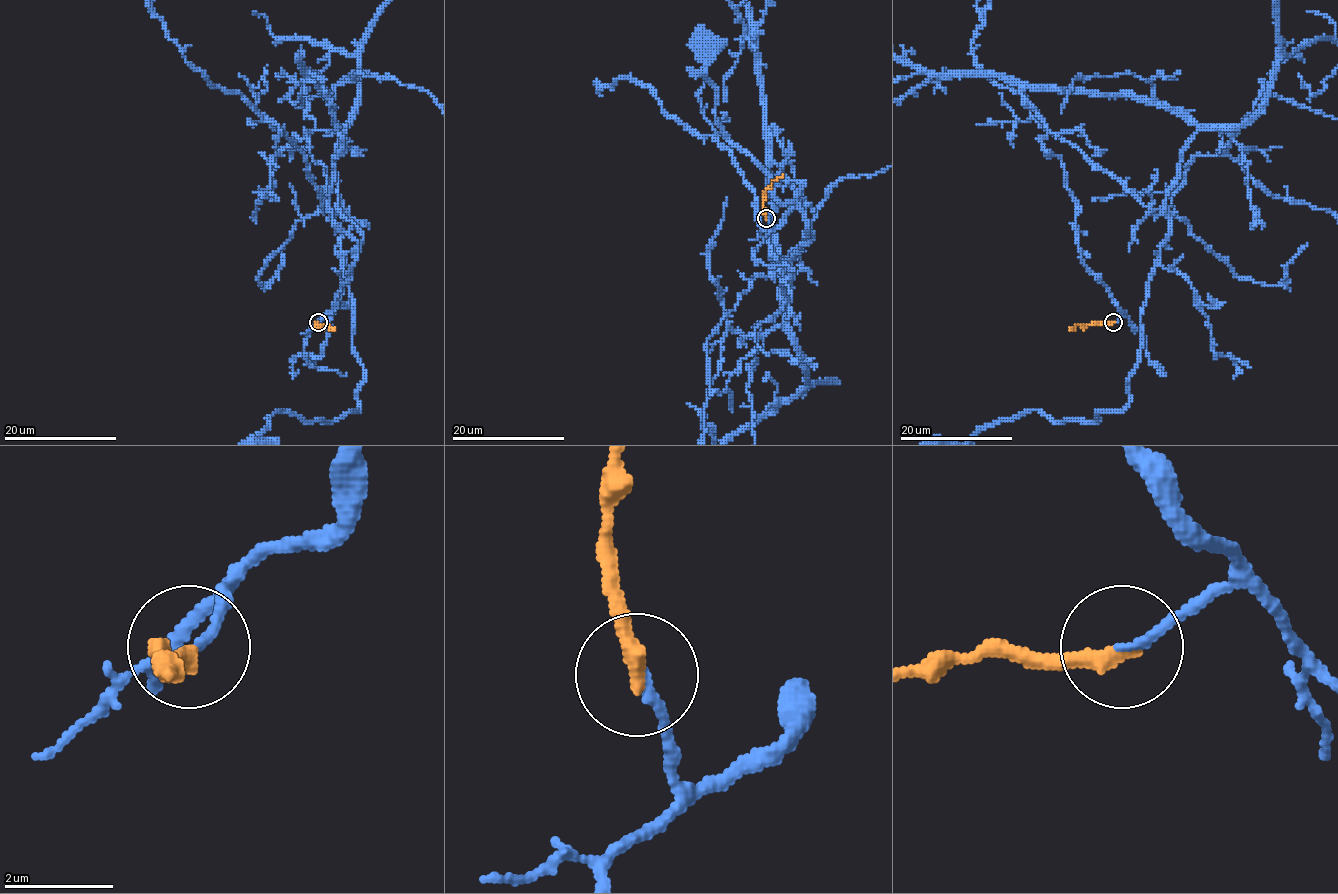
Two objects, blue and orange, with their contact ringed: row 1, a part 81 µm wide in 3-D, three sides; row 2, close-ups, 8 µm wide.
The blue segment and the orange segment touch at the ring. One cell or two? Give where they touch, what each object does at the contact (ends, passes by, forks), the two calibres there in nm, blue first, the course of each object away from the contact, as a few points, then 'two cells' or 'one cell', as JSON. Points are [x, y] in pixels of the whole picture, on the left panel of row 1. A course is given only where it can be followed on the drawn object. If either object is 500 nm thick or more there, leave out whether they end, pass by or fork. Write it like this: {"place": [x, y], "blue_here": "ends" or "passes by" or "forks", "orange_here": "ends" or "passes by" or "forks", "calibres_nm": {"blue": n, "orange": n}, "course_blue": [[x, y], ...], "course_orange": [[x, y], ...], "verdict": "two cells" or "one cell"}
{"place": [318, 322], "blue_here": "ends", "orange_here": "ends", "calibres_nm": {"blue": 170, "orange": 340}, "course_blue": [[318, 323], [357, 259], [328, 200], [341, 142], [323, 90], [358, 410], [276, 410]], "course_orange": [[318, 323], [335, 328]], "verdict": "one cell"}

